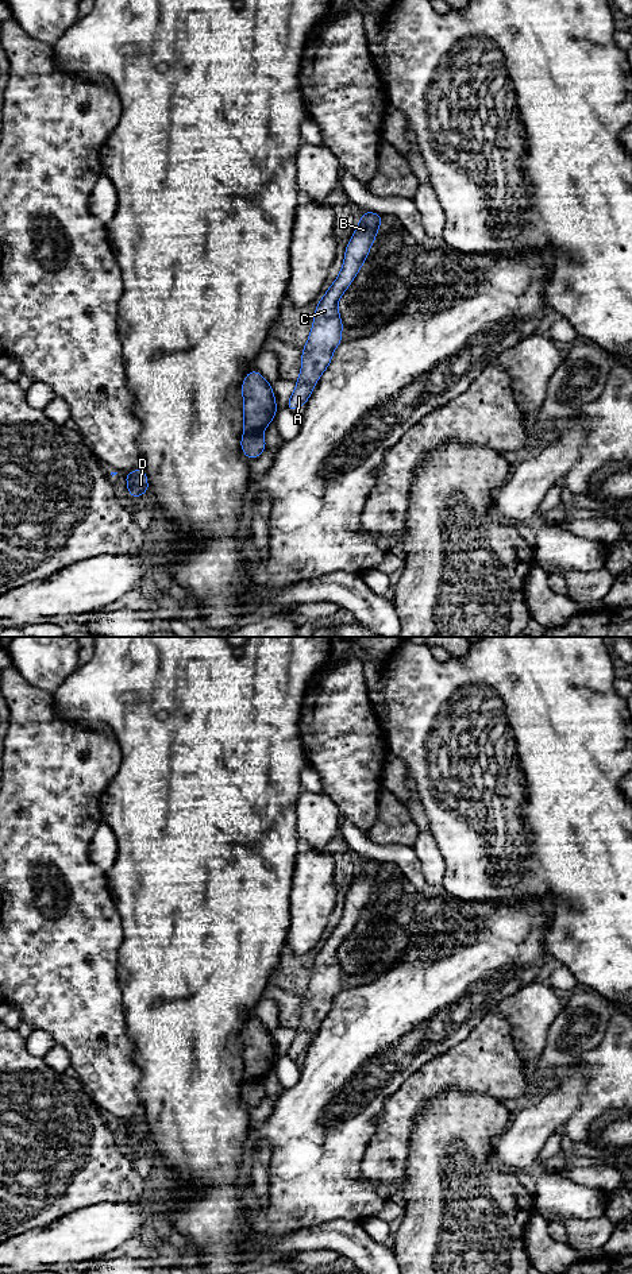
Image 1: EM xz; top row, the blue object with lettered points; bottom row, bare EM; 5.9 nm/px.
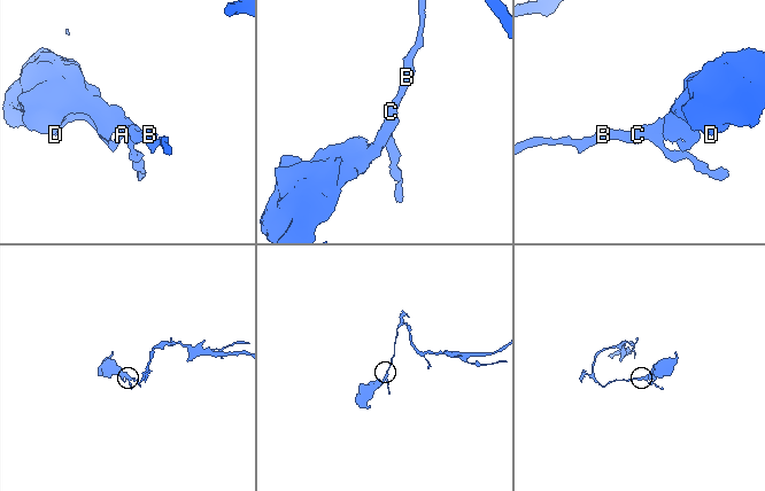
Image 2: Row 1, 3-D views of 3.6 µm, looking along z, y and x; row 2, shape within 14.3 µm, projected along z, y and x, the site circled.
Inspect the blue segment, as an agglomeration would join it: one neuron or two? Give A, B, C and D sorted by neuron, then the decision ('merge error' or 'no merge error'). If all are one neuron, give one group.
groups A B C / D; merge error

